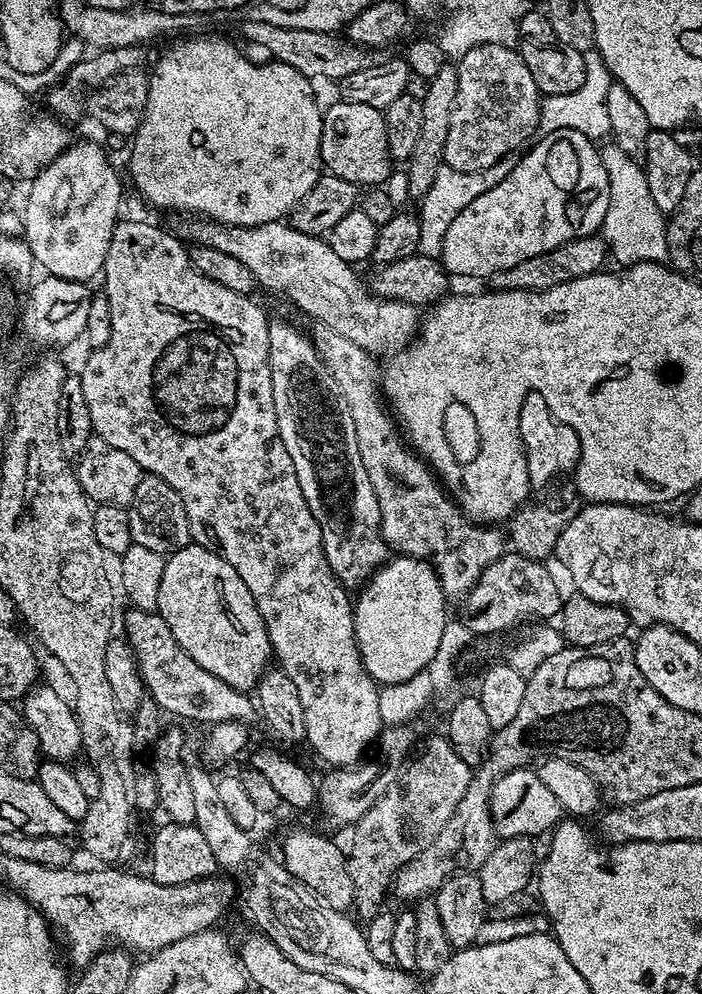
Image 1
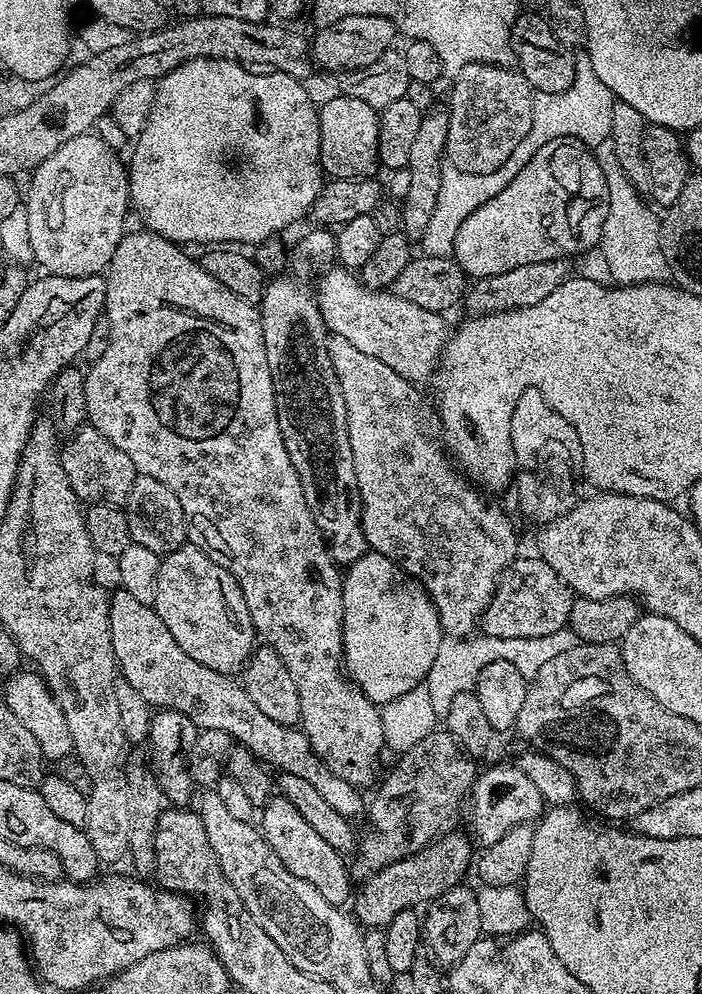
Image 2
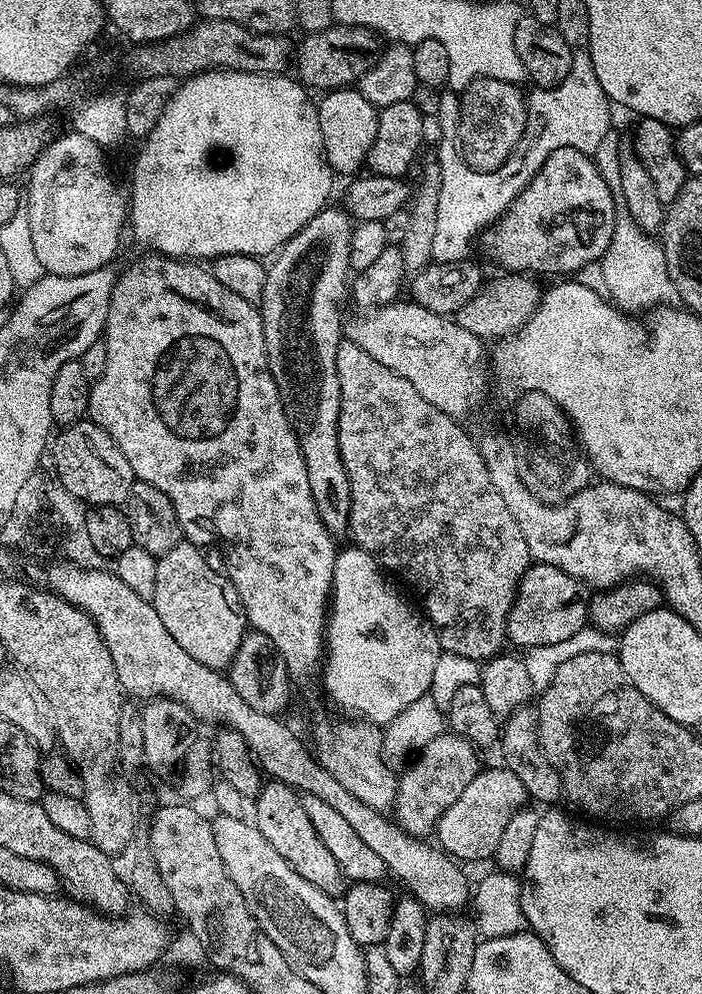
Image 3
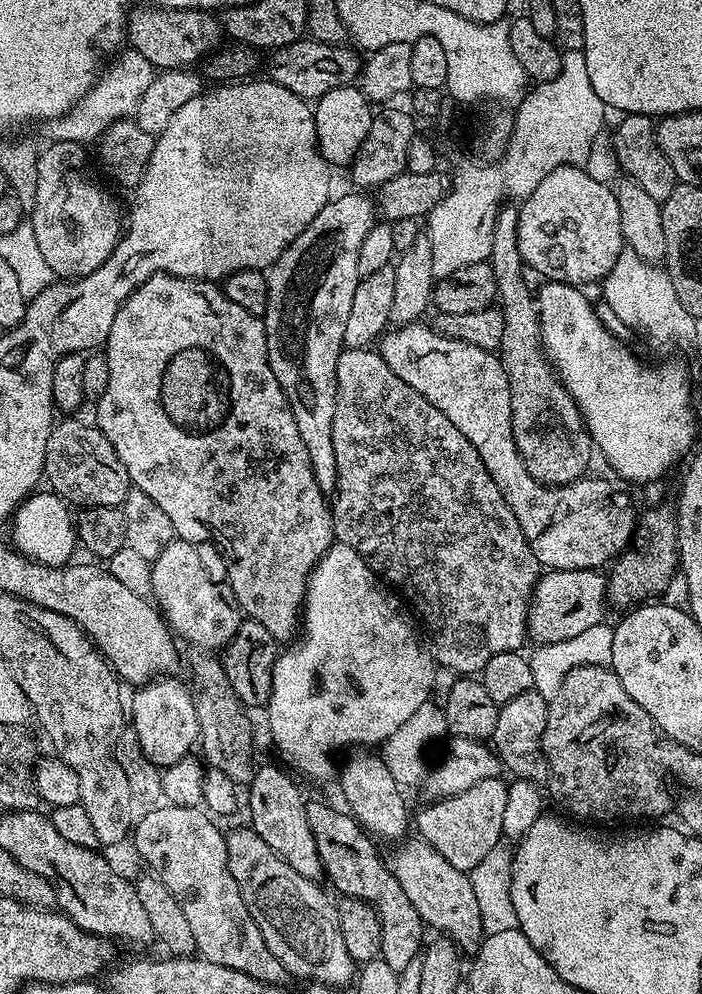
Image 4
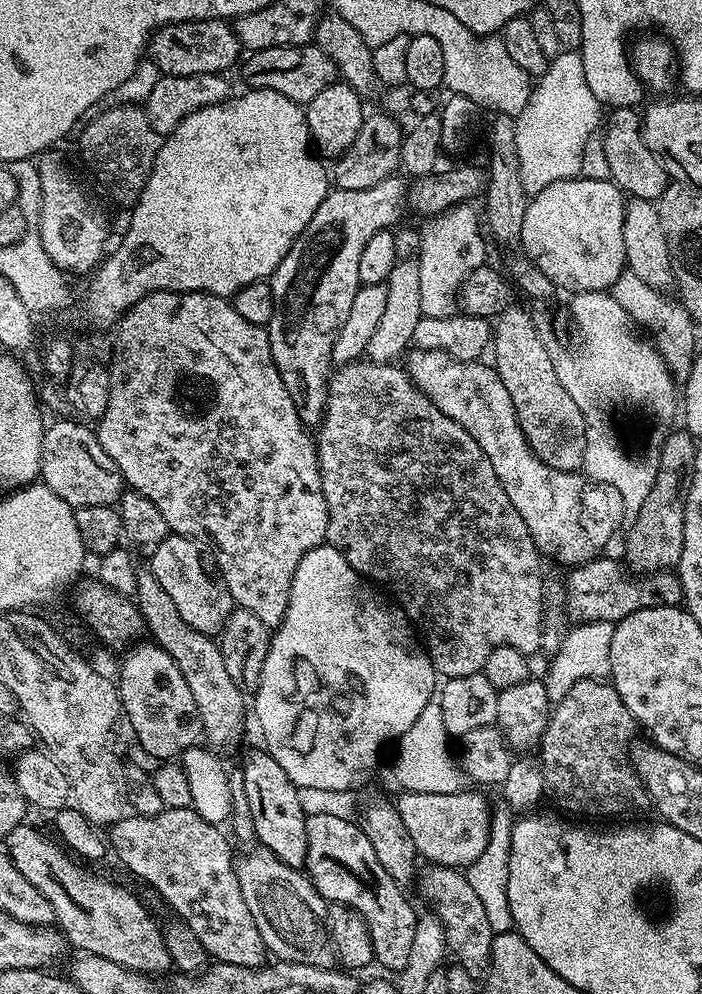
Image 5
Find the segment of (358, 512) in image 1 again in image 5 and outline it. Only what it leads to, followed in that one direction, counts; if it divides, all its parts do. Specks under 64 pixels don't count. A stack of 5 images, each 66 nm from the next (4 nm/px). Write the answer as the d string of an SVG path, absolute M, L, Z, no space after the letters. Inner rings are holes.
M397 174L388 176L378 182L378 186L370 186L366 190L329 191L322 206L314 210L314 218L310 218L306 230L302 230L302 234L292 243L286 258L282 258L270 277L274 294L274 314L270 314L270 322L266 326L270 338L270 354L274 354L274 366L278 366L278 374L282 374L282 382L286 390L290 390L298 418L305 426L319 425L324 419L328 381L334 371L334 342L338 338L338 330L342 330L346 317L350 315L354 294L362 287L358 278L358 258L362 258L362 250L366 242L374 238L374 234L401 223L400 215L406 212L409 187L409 181Z

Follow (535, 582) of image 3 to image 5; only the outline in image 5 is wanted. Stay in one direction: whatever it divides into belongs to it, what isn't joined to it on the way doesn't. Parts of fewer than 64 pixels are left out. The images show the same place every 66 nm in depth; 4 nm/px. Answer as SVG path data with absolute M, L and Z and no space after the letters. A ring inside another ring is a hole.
M601 554L594 560L575 565L569 571L572 573L569 574L568 581L563 581L562 604L567 615L571 619L573 616L573 621L581 624L610 622L615 625L622 618L643 608L675 608L683 601L680 577L675 571L637 574L625 567L619 559L607 560L606 557L607 555Z

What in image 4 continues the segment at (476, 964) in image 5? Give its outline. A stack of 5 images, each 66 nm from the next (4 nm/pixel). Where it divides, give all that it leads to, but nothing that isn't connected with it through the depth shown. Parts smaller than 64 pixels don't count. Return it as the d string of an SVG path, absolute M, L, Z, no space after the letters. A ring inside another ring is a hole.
M405 838L386 852L386 863L390 874L398 878L406 898L414 905L414 910L422 917L429 929L437 928L437 933L453 940L461 953L474 954L485 938L482 926L482 913L478 910L478 901L474 895L474 886L470 886L468 873L450 866L434 846L419 838Z

